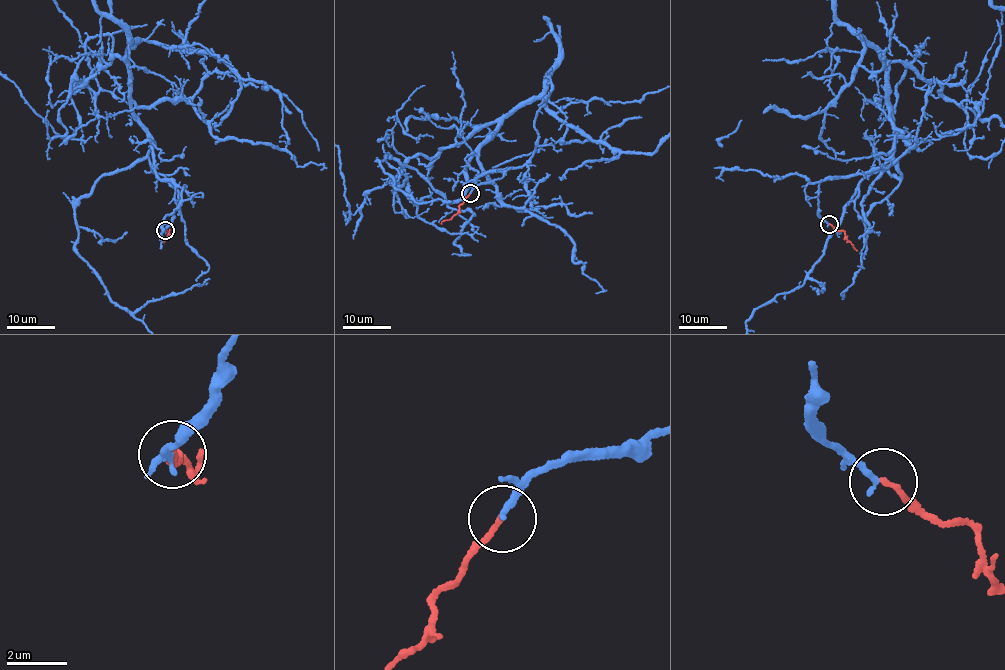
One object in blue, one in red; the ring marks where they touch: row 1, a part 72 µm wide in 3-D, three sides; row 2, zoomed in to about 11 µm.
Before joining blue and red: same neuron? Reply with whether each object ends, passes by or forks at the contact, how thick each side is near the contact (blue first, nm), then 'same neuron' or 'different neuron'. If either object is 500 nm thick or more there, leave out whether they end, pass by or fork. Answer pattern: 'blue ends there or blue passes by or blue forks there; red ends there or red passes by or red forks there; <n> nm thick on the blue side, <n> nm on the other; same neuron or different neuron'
blue ends there; red ends there; 240 nm thick on the blue side, 190 nm on the other; same neuron

